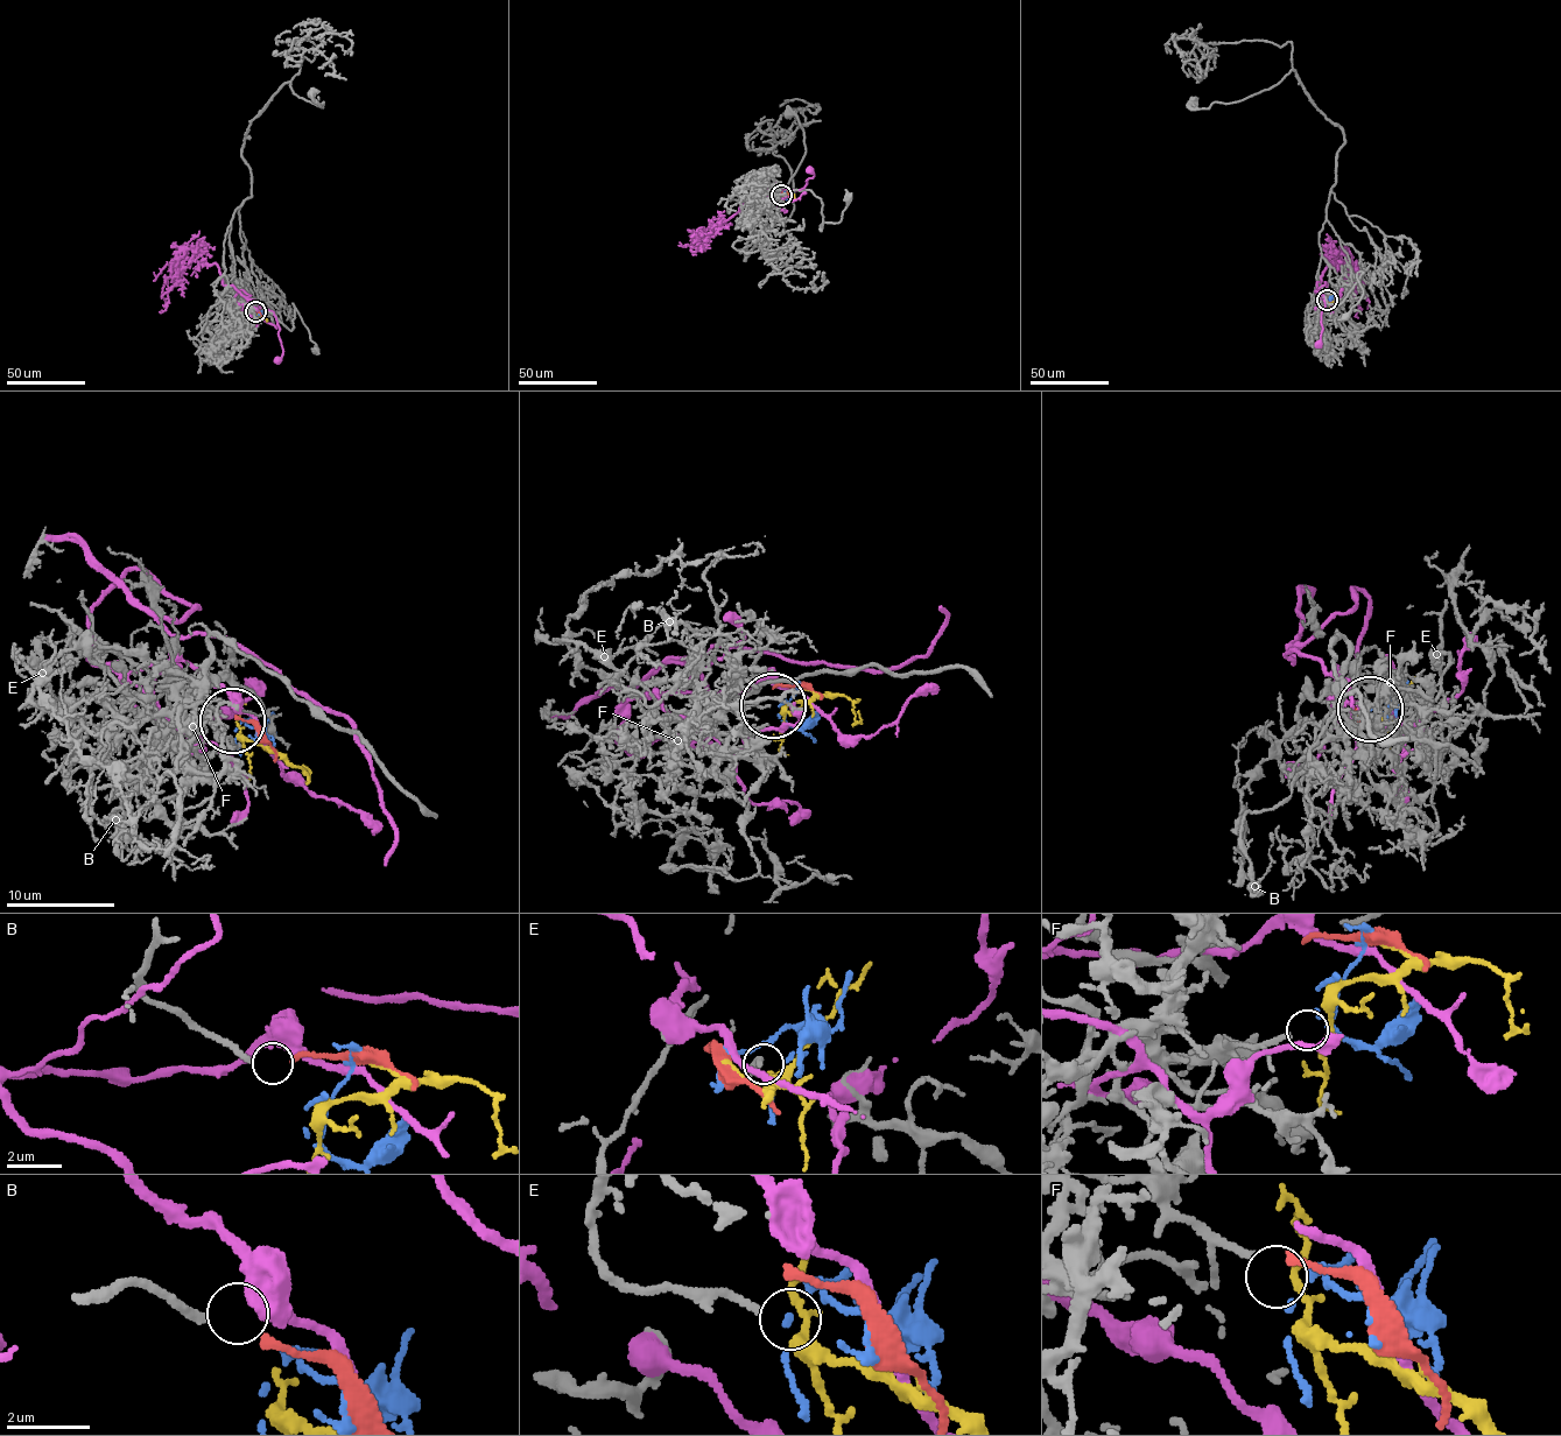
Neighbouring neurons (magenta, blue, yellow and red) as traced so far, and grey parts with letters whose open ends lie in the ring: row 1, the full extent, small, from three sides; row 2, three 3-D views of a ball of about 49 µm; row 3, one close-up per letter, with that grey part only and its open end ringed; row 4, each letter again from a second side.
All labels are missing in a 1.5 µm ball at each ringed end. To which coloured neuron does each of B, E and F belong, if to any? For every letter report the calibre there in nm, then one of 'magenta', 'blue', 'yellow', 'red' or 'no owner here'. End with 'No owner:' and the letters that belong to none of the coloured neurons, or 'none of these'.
B: 200 nm | no owner here
E: 150 nm | yellow
F: 130 nm | blue
No owner: B

